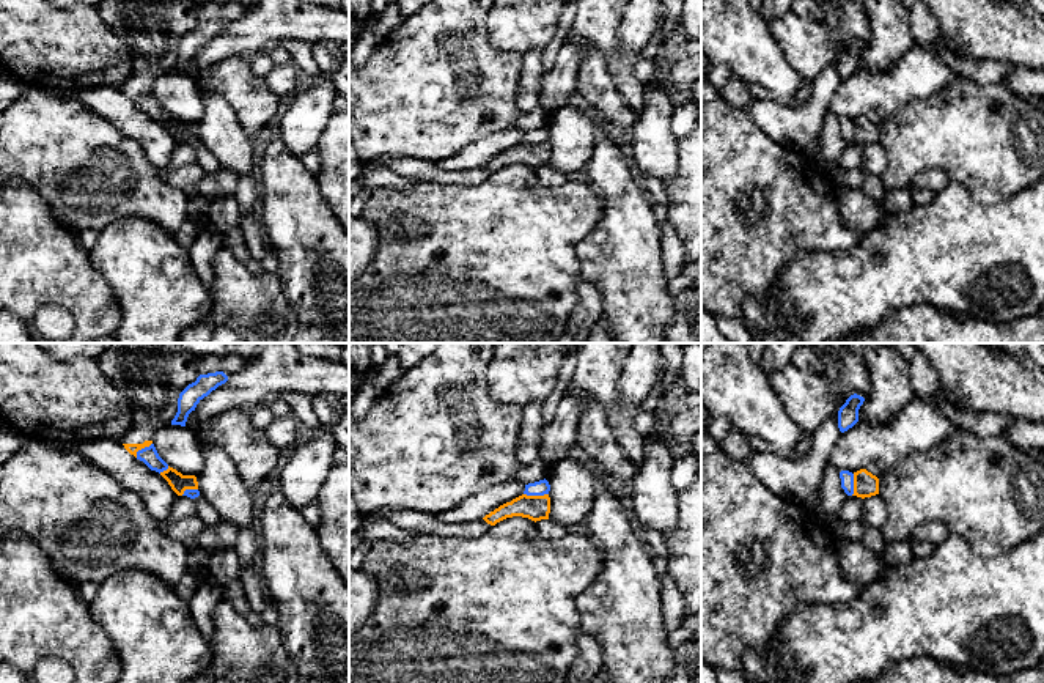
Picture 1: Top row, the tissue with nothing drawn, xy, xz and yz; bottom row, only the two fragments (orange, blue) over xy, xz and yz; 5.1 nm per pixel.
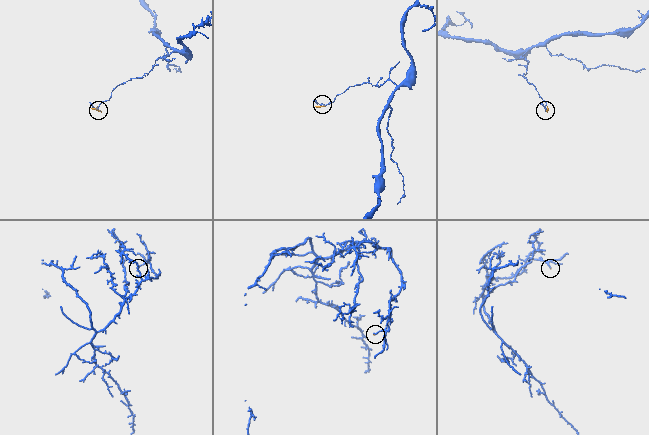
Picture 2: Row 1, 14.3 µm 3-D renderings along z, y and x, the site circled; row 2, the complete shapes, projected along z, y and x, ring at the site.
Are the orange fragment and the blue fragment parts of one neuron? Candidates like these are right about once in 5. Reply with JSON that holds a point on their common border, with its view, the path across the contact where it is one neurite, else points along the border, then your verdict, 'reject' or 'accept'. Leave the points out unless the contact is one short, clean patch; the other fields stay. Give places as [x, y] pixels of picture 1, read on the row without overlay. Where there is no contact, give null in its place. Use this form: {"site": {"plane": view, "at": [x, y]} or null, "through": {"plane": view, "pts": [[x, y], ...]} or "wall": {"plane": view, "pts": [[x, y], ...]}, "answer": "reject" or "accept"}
{"site": {"plane": "xz", "at": [536, 143]}, "wall": {"plane": "xz", "pts": [[524, 140], [547, 142]]}, "answer": "reject"}

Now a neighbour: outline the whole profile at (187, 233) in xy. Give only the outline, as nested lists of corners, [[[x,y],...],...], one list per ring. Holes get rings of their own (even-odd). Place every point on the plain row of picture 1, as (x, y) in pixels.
[[[186,219],[182,227],[179,228],[179,231],[175,234],[176,242],[184,249],[189,250],[190,246],[195,242],[198,231],[200,231],[200,225],[192,220],[192,219]]]

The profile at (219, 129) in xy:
[[[201,91],[203,118],[197,123],[200,142],[219,159],[223,170],[252,175],[255,148],[230,104],[217,93]]]

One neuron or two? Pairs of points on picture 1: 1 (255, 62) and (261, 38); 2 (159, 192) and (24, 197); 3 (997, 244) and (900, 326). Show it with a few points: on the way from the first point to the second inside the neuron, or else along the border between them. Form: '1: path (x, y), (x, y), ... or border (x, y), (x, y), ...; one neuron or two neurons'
1: border (268, 51), (258, 51), (247, 59); two neurons
2: border (16, 177), (27, 181), (36, 191), (65, 227); two neurons
3: border (889, 313), (922, 304), (961, 313); two neurons

